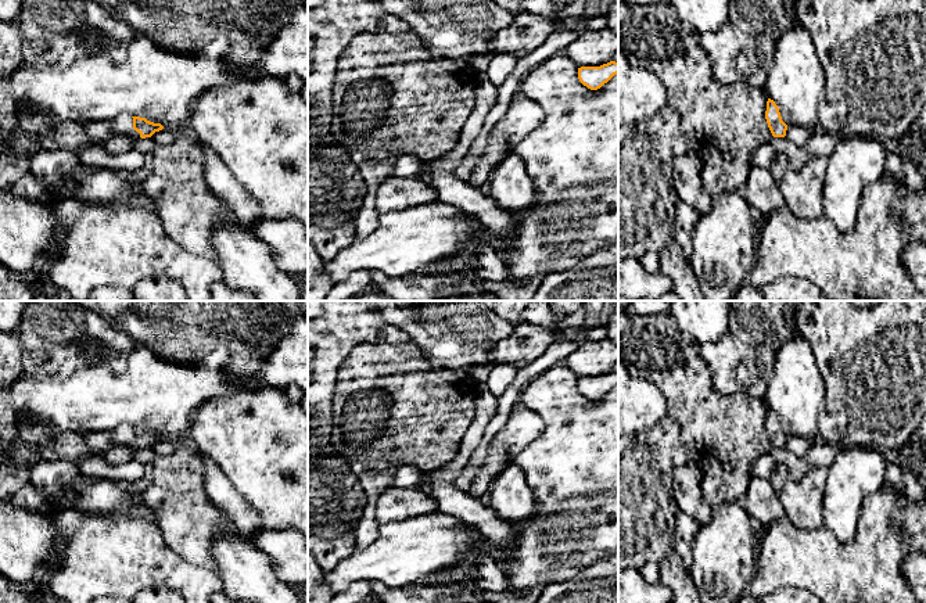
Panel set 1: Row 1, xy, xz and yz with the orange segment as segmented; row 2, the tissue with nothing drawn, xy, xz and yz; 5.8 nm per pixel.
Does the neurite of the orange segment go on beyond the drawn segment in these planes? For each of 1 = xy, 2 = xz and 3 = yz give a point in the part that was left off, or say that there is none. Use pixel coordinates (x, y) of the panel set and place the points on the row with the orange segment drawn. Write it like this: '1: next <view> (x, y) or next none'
1: next xy (99, 130)
2: next none
3: next none

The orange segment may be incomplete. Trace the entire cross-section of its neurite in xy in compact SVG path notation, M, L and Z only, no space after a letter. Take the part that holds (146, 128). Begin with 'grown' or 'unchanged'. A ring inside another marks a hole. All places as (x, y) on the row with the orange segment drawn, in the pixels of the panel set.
grown; M128 112L119 114L112 121L90 121L82 123L82 126L94 146L103 144L114 134L126 134L139 140L151 137L155 132L164 129L161 123L154 123L140 116L132 116Z

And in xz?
unchanged; M610 61L600 67L581 67L578 68L579 82L591 90L600 89L614 75L618 73L618 62Z

